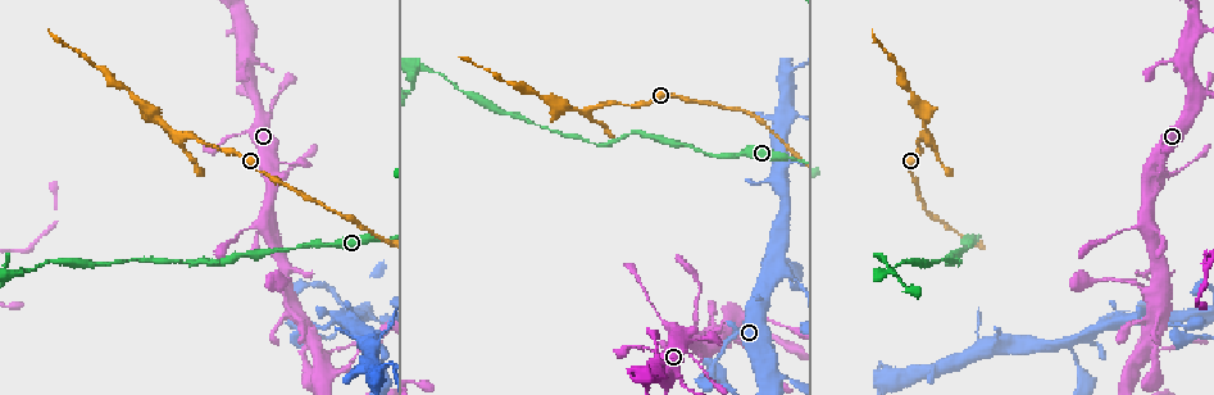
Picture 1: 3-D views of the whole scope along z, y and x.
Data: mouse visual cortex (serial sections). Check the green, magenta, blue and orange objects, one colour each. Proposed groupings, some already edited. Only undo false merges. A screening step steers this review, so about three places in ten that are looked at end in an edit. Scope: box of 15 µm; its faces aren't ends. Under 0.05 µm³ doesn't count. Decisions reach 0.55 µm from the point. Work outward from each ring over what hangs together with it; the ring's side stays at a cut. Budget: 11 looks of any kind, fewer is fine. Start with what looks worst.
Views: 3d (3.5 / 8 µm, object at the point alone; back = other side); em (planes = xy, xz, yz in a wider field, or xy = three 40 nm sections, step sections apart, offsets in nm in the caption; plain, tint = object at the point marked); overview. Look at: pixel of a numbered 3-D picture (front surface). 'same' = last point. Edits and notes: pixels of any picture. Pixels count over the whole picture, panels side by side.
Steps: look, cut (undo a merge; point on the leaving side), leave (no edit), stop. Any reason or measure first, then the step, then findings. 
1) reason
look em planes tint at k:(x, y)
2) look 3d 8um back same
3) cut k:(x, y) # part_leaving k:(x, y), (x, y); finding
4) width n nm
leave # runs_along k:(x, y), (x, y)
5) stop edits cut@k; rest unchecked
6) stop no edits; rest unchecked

arms part here
look 3d 8um at 1:(1183, 326)

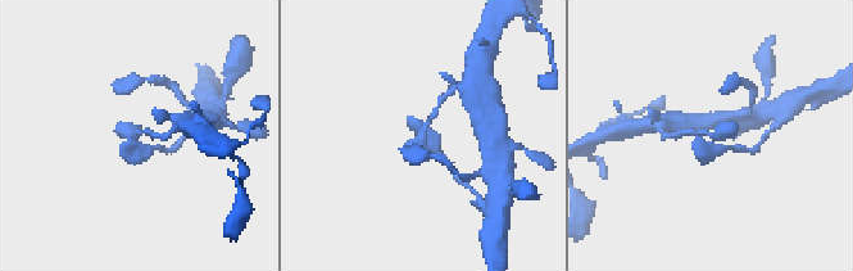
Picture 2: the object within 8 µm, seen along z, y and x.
look em planes tint at 2:(134, 135)

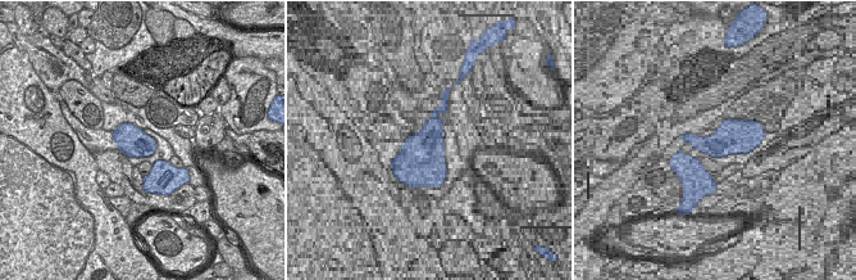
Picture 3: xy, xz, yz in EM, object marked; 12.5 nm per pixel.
width 380 nm
leave # runs_along 2:(681, 135), (731, 147); one cell here

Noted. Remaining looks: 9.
sharp bend
look 3d 3.5um at 1:(176, 136)

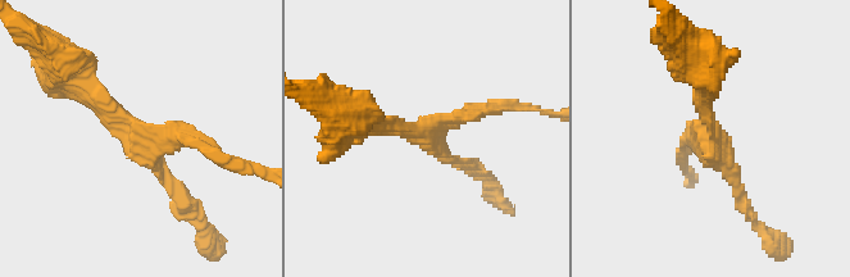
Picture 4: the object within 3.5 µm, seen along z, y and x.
look em planes tint at 4:(149, 142)

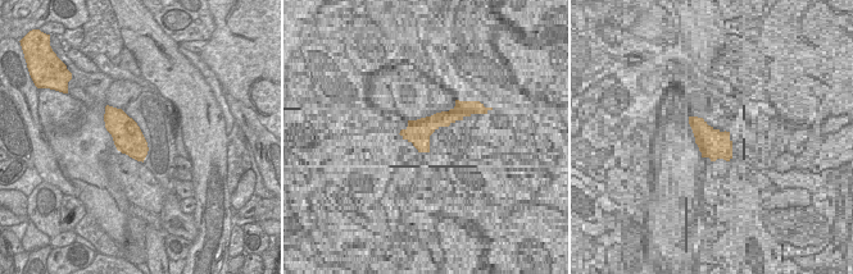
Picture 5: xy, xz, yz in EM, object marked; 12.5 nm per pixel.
leave # runs_along 4:(223, 159), (192, 139), (145, 142), (86, 87); continuous, no second cell

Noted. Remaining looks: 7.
sharp bend
look 3d 3.5um at 1:(429, 72)

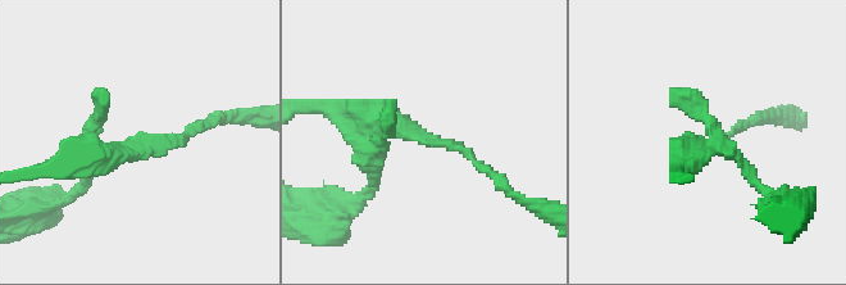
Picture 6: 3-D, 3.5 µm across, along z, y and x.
arm_widths 100, 300 nm
look em xy step 1 tint at 6:(137, 151)

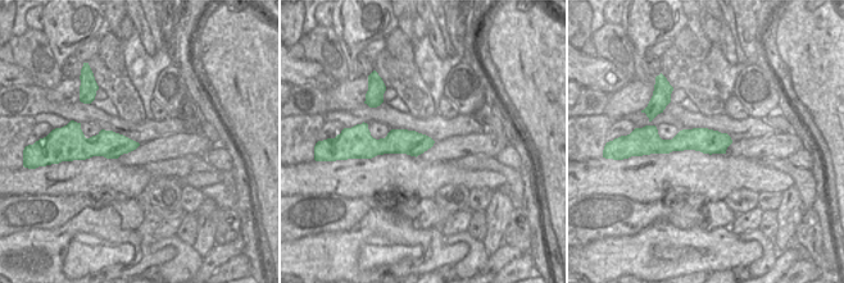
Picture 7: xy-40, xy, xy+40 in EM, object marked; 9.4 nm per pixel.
cut 6:(676, 103) # part_leaving 6:(713, 145), (795, 204); a second cell is stuck on

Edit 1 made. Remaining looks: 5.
abrupt turn
look 3d 3.5um at 1:(780, 255)

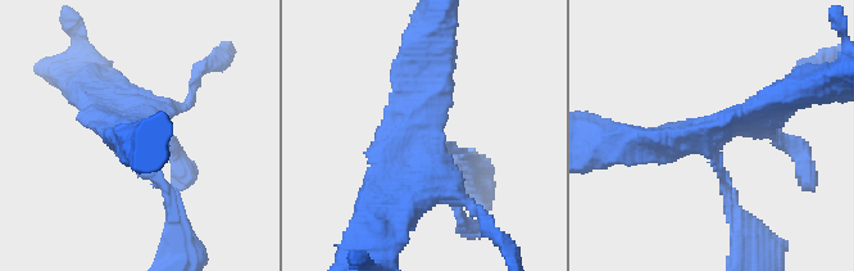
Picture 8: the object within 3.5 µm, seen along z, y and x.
need the tissue
look em planes tint at 8:(712, 128)

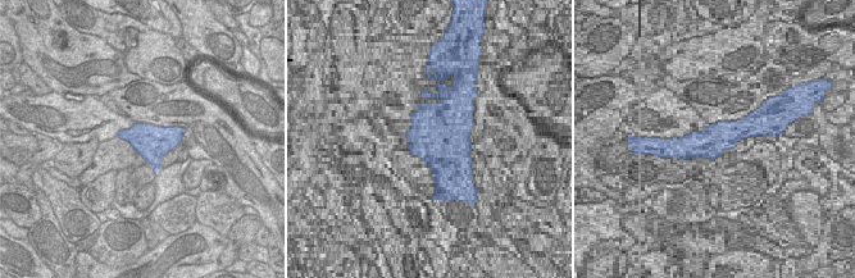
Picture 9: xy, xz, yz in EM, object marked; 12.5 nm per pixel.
width 440 nm
leave # runs_along 8:(780, 99), (725, 130), (626, 141); all the same cell

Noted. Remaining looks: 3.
arms part here
look 3d 3.5um at 1:(782, 177)

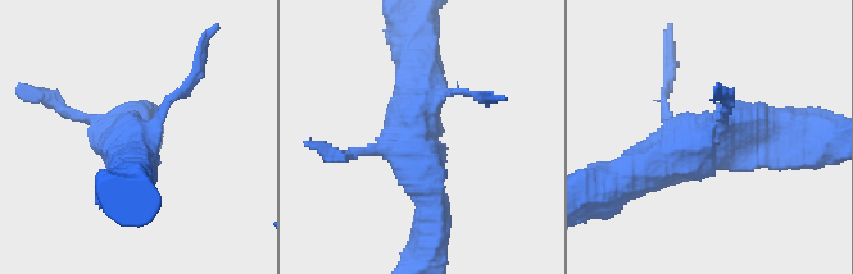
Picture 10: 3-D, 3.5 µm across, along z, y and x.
look em planes tint at 10:(705, 148)

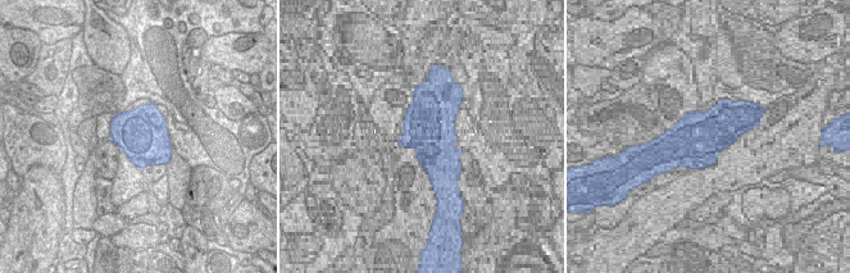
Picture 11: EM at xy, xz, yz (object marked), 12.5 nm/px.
leave # runs_along 10:(802, 133), (740, 126), (645, 169); continuous, no second cell

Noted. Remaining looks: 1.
stop edits cut@6; rest unchecked

